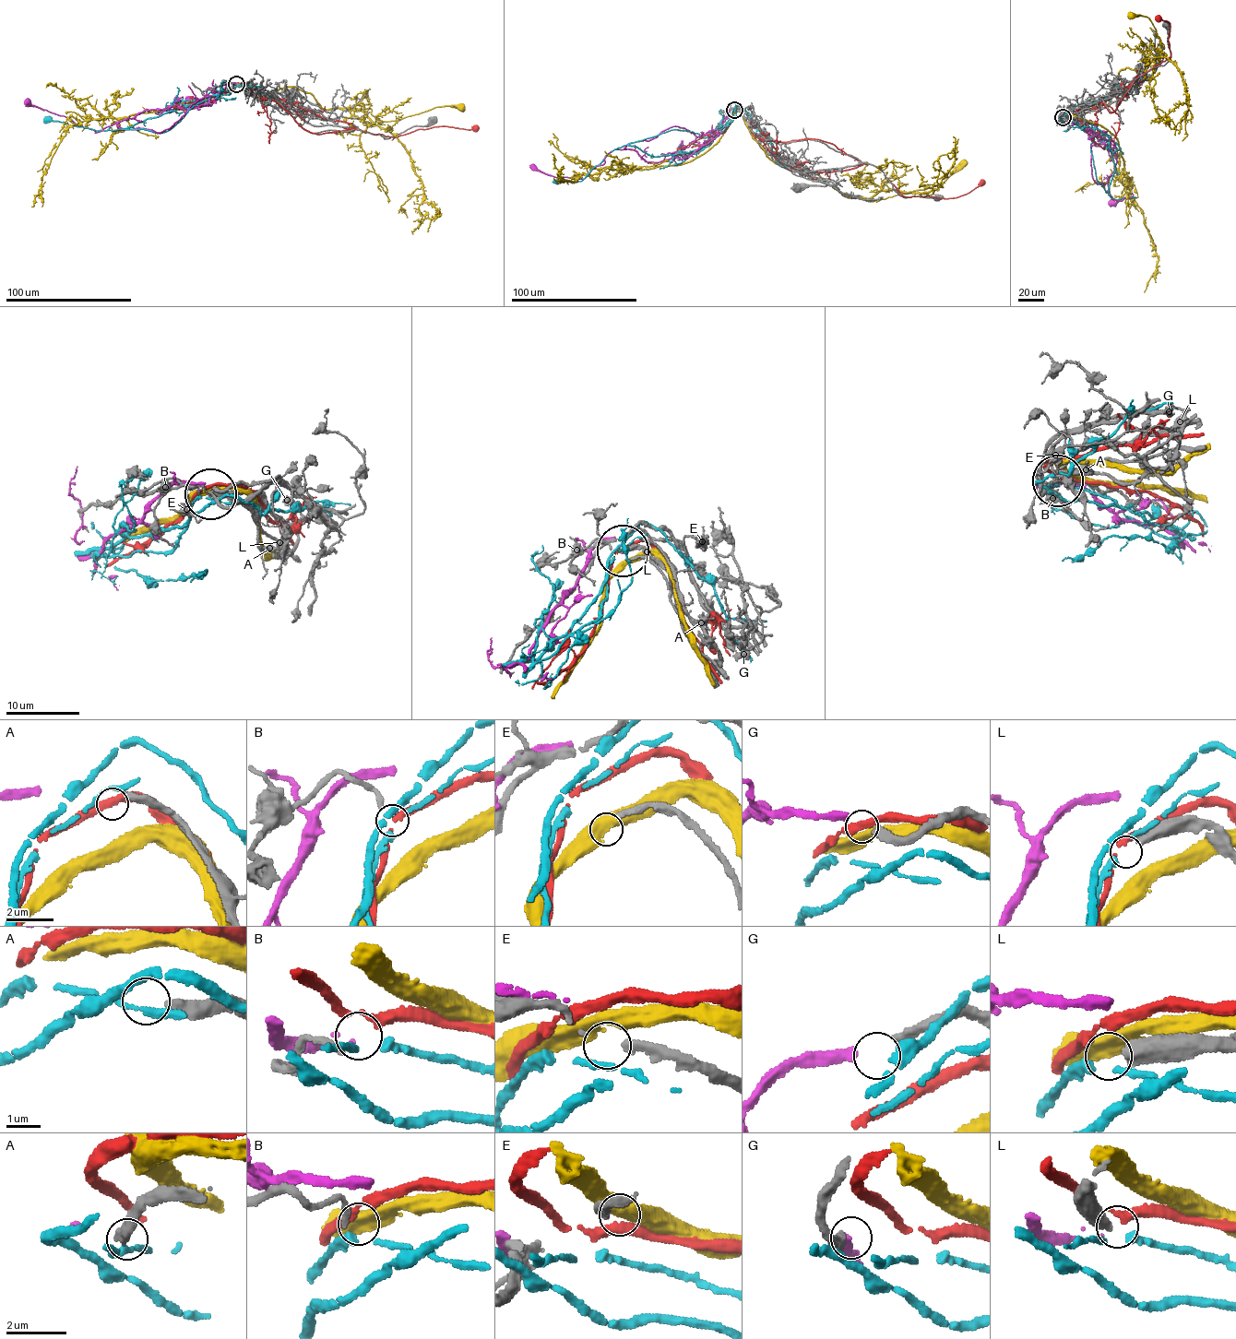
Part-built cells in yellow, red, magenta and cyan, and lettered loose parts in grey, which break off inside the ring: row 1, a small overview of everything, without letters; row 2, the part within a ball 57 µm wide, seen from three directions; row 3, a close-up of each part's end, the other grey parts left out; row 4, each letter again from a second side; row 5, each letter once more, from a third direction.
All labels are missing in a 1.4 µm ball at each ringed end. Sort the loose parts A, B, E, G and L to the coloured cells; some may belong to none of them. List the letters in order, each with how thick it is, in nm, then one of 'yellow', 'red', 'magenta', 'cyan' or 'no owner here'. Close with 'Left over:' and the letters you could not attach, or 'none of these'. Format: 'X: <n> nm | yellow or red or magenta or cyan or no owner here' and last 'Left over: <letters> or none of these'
A: 400 nm | no owner here
B: 190 nm | red
E: 240 nm | no owner here
G: 280 nm | magenta
L: 500 nm | no owner here
Left over: A, E, L

